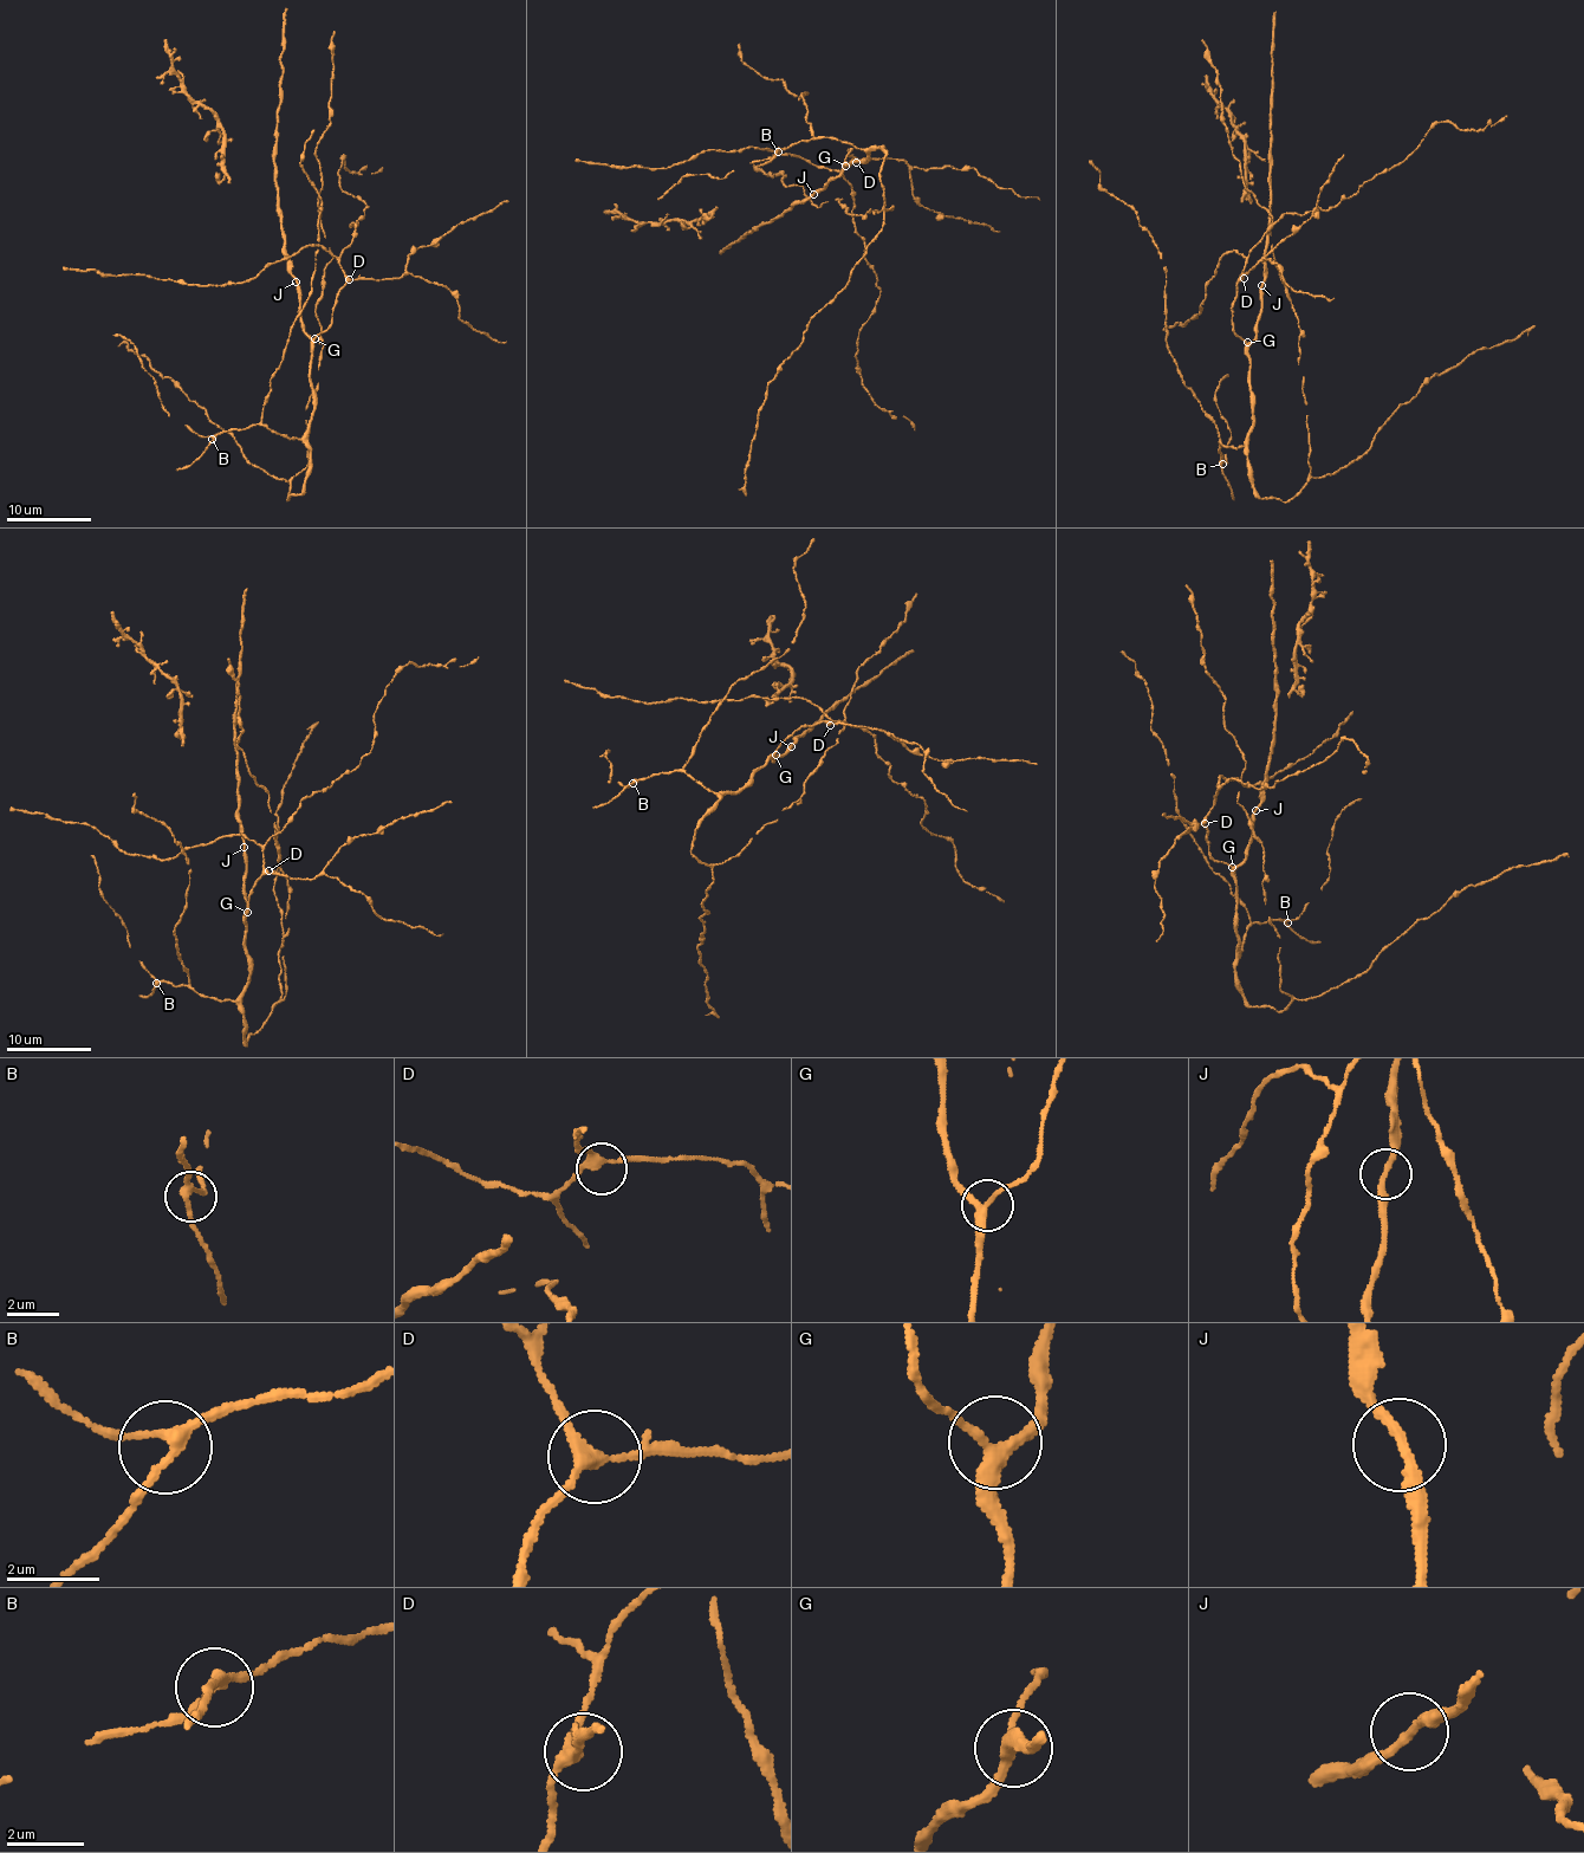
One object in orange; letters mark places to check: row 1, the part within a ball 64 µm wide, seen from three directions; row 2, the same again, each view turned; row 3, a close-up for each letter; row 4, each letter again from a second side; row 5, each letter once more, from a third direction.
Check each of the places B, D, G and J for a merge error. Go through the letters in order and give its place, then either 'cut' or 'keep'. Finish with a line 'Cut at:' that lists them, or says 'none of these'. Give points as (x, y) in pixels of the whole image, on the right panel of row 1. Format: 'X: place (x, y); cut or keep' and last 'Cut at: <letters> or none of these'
B: place (1222, 464); keep
D: place (1244, 278); keep
G: place (1247, 342); keep
J: place (1261, 285); keep
Cut at: none of these

